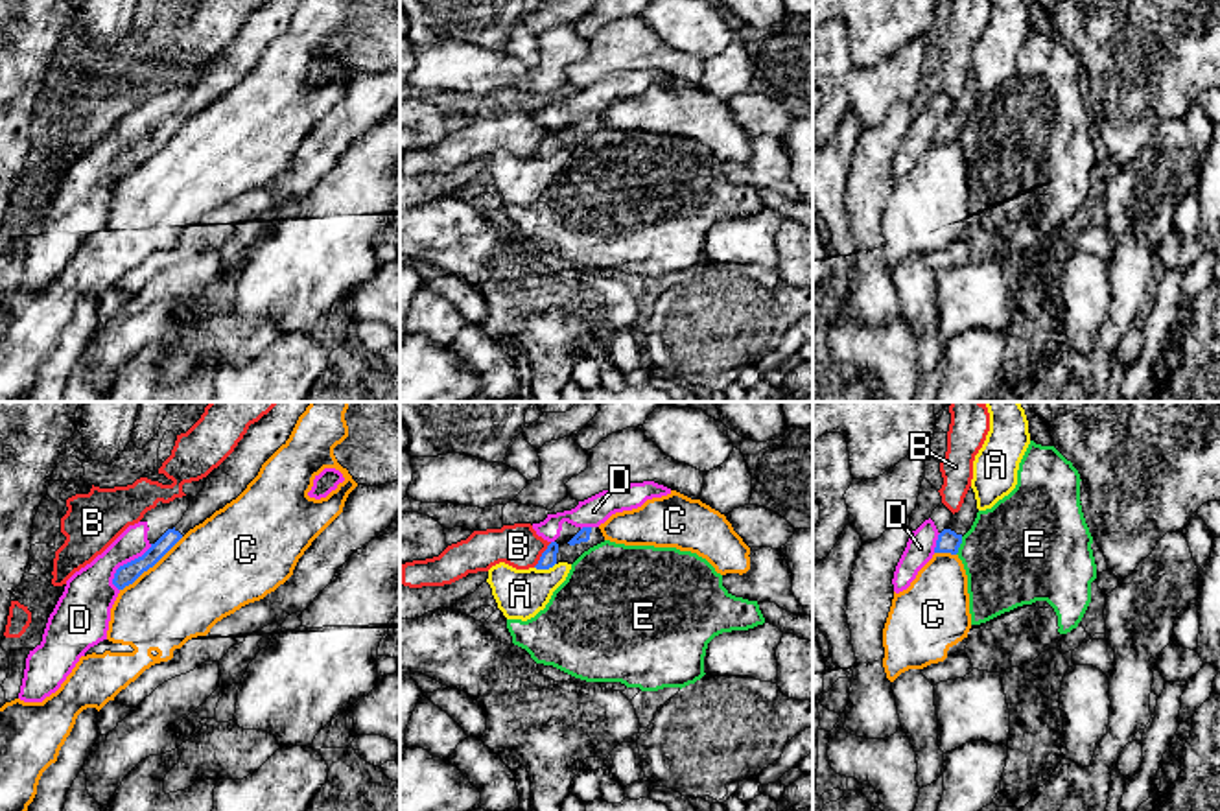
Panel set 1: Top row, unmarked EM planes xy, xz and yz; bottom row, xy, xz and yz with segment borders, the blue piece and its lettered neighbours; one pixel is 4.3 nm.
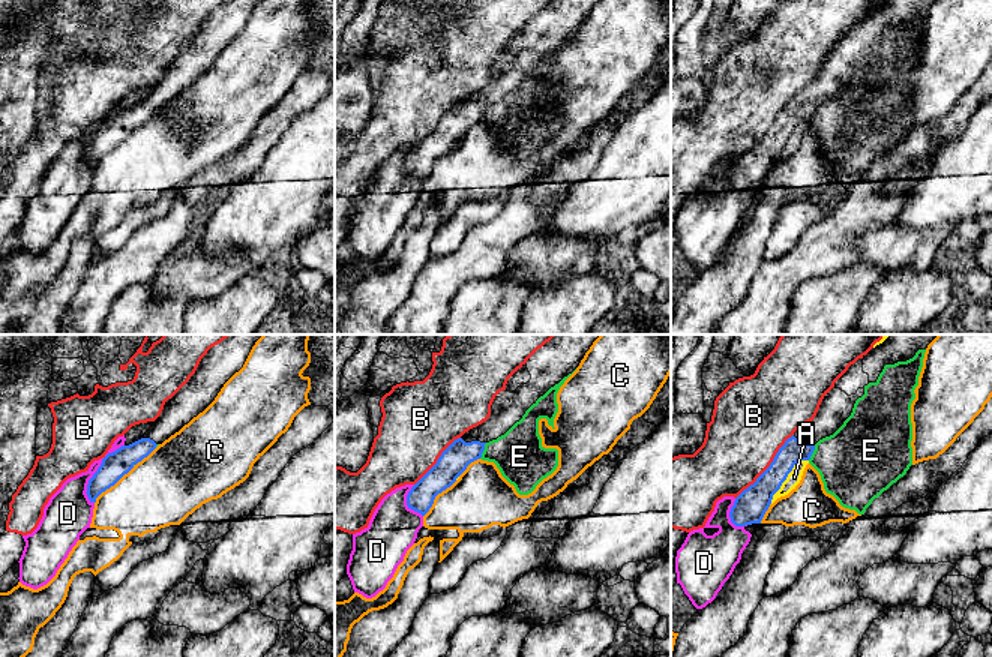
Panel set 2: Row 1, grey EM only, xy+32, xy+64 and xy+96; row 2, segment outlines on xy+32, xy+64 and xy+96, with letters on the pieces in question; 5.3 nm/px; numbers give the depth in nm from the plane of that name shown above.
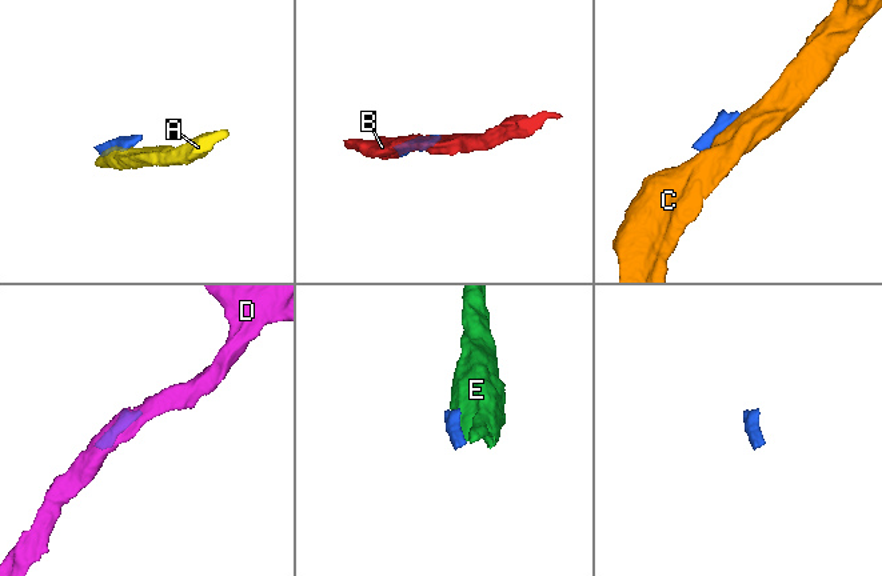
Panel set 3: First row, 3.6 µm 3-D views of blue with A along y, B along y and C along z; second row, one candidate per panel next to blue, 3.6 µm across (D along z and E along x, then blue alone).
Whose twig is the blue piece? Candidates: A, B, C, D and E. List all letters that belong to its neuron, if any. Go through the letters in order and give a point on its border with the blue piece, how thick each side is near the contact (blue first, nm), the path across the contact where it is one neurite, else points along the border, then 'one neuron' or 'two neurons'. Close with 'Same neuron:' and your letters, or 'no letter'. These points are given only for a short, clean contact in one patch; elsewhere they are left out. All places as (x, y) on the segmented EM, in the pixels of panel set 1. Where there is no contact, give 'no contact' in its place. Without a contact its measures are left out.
A: contact xz (544, 568); calibres 70 and 220 nm; two neurons
B: contact xz (542, 555); calibres 70 and 190 nm; two neurons
C: contact xy (152, 566); calibres 90 and 400 nm; two neurons
D: contact xy (124, 564); calibres 90 and 220 nm; two neurons
E: contact yz (959, 546); calibres 100 and 440 nm; border yz (962, 537), (955, 553); two neurons
Same neuron: no letter

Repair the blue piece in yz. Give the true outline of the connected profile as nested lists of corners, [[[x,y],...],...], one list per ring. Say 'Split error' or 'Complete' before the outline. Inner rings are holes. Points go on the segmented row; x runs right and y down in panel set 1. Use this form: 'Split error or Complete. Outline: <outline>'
Split error. Outline: [[[969,487],[960,511],[953,514],[949,527],[938,535],[934,553],[956,555],[962,544],[962,536],[971,529],[977,512],[979,509],[975,492]]]

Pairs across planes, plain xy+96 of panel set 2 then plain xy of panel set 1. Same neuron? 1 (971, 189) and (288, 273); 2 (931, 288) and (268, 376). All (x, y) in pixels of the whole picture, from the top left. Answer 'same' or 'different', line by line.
1: same
2: same

